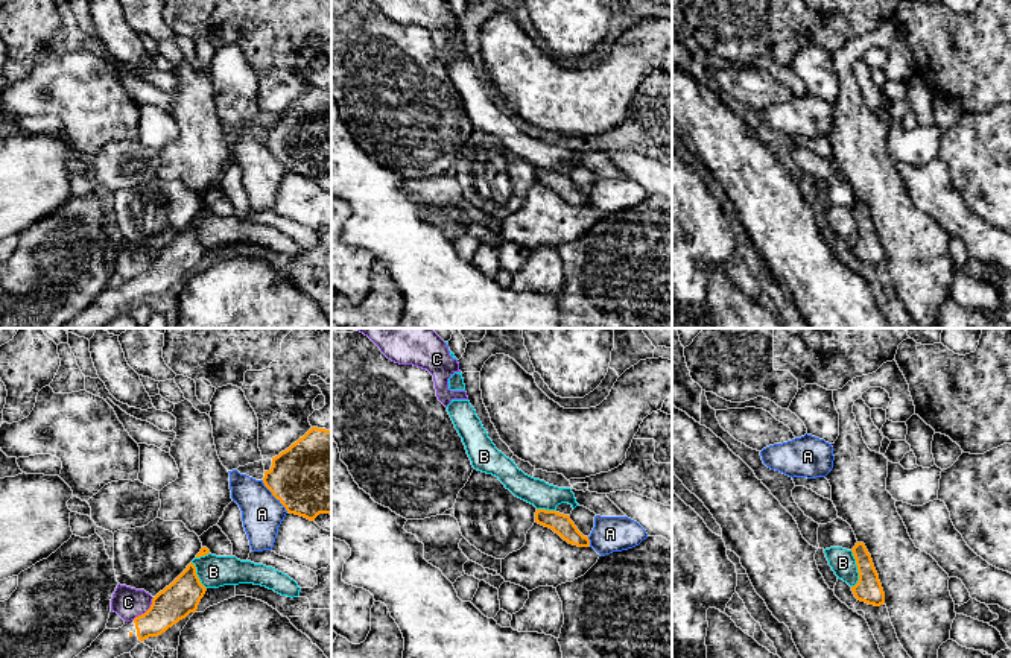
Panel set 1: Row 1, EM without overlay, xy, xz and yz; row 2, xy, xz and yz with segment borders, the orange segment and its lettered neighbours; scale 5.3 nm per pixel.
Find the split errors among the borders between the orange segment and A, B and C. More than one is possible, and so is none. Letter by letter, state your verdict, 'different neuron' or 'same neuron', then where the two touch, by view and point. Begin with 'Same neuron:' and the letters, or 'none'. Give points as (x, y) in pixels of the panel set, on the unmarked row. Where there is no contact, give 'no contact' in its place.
Same neuron: none
A: different neuron; contact xy (272, 154)
B: different neuron; contact yz (858, 228)
C: different neuron; contact xy (146, 271)

